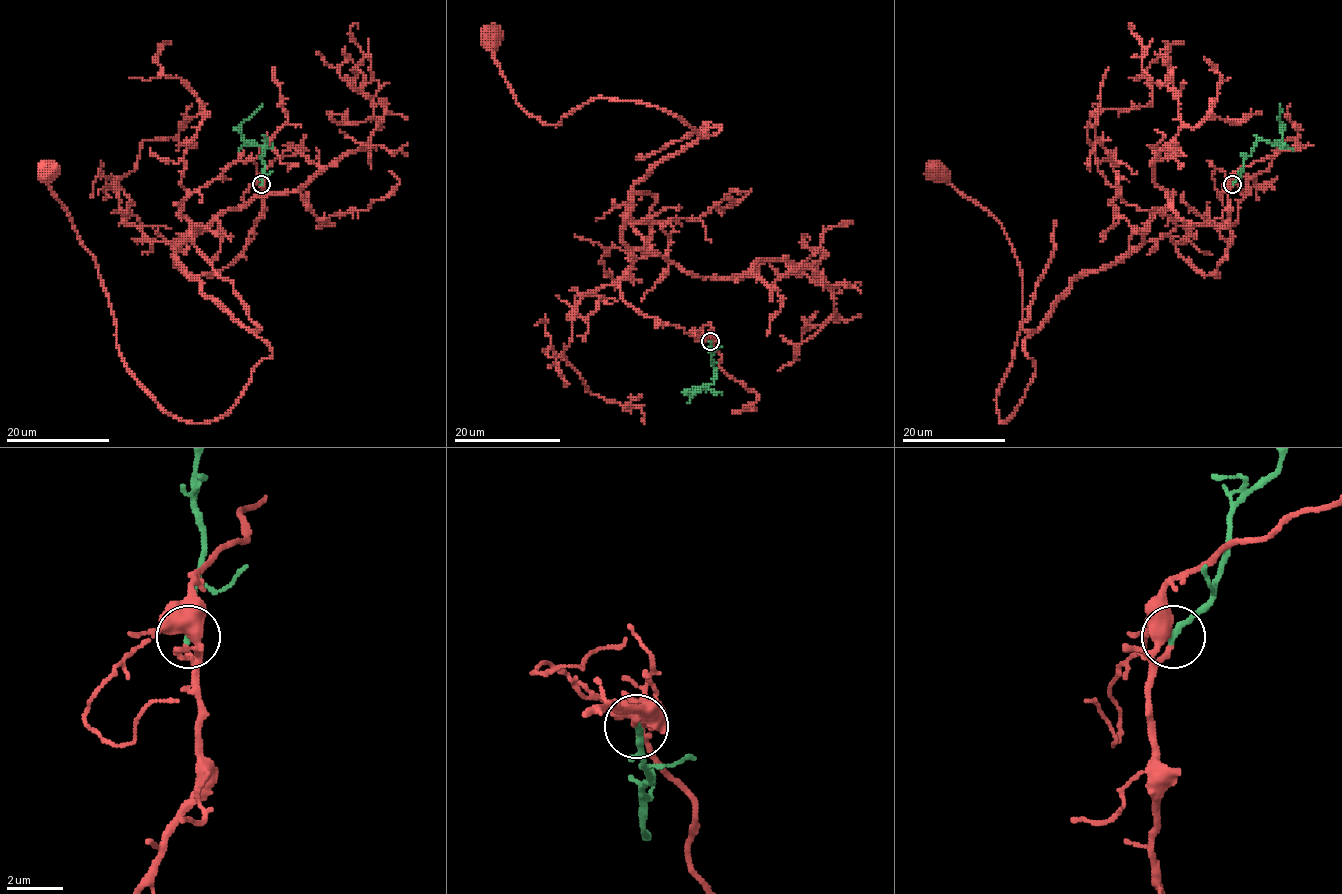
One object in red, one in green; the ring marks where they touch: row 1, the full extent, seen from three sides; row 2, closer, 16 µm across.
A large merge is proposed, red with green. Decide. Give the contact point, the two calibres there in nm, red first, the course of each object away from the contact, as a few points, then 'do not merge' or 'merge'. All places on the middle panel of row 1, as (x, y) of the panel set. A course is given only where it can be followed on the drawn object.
at (710, 341); 420 nm thick on the red side, 240 nm on the other; red runs (710, 340), (622, 298), (622, 227), (653, 167), (721, 129), (593, 99), (543, 124), (490, 40); green runs (710, 340), (714, 380), (696, 391), (689, 391), (694, 387), (710, 388); merge

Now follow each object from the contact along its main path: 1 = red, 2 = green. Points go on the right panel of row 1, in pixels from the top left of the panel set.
1: (1232, 184), (1215, 273), (1166, 234), (1083, 272), (1026, 339), (1035, 376), (1001, 423), (1022, 271), (940, 174)
2: (1232, 184), (1240, 176), (1243, 161), (1259, 139), (1281, 145), (1279, 104)

